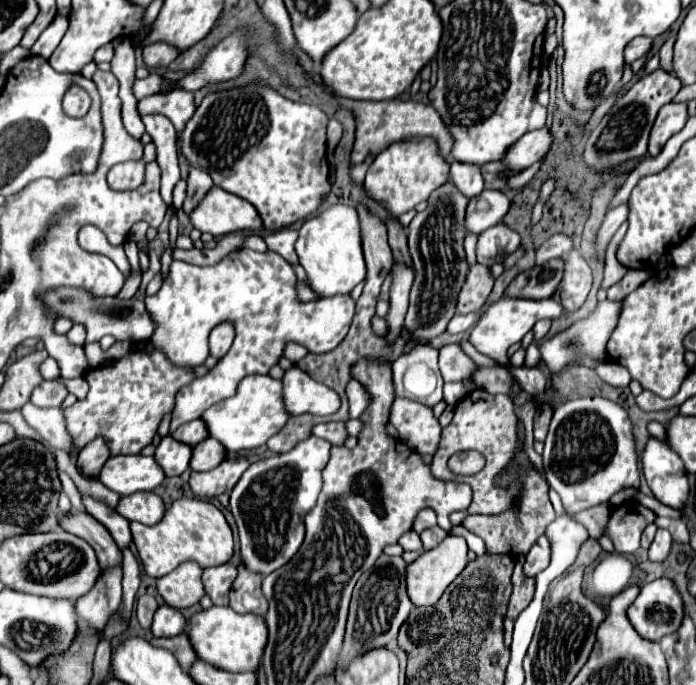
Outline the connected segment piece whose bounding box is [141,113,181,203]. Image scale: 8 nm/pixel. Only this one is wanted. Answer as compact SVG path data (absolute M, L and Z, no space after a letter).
M143 115L145 131L151 135L155 147L157 147L157 163L163 171L163 183L161 183L161 195L165 203L171 203L171 191L179 177L179 165L177 165L177 133L173 123L165 115Z

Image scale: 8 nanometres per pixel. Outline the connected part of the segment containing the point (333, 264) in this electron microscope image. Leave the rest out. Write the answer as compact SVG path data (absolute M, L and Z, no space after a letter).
M331 205L323 213L307 219L299 229L299 239L295 243L301 267L307 271L311 289L321 297L331 297L337 293L349 293L357 283L365 279L365 257L361 247L361 225L357 209L351 205Z

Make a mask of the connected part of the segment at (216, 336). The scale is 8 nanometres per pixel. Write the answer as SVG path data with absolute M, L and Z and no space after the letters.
M231 321L219 323L219 325L211 331L211 335L209 335L209 351L211 351L211 355L215 355L215 357L221 359L221 357L229 351L229 347L231 347L231 343L233 343L233 337L235 337L235 327L233 327L233 323L231 323Z

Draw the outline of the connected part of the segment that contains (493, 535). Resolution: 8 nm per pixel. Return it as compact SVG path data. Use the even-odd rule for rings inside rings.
M523 451L523 455L519 455L519 461L521 461L521 469L517 471L517 475L523 475L523 493L521 497L517 499L517 503L513 505L513 509L509 509L507 513L501 513L501 515L495 515L495 517L487 517L487 515L469 515L465 519L465 529L469 529L471 533L479 535L483 541L485 541L485 547L487 547L487 553L489 555L511 555L515 557L519 551L529 551L529 547L545 533L545 527L557 517L551 501L549 501L549 495L547 495L547 481L533 469L527 453ZM521 509L531 509L531 513L523 513L521 517Z

